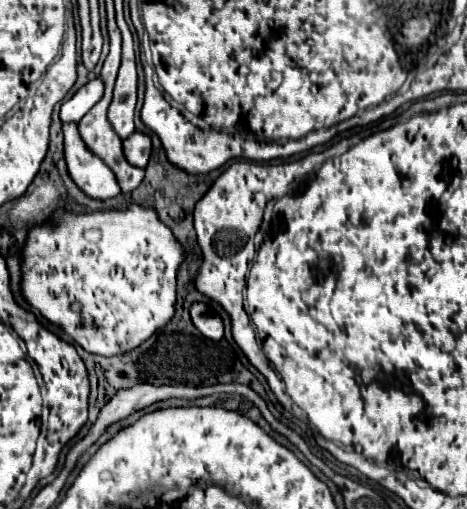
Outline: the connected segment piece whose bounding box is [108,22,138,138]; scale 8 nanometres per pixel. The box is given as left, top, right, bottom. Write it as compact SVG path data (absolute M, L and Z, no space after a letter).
M122 22L122 66L114 86L114 98L108 108L108 120L112 128L128 138L134 132L134 108L136 108L136 56L134 56L134 38L128 24Z

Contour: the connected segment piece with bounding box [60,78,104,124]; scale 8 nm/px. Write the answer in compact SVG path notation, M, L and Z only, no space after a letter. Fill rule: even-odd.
M100 78L90 80L88 84L84 84L80 90L74 92L74 96L70 100L66 100L60 108L60 118L62 122L78 122L84 118L84 114L100 102L100 98L104 96L104 82Z

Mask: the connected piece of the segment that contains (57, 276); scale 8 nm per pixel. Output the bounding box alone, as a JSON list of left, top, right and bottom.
[20,204,184,356]

